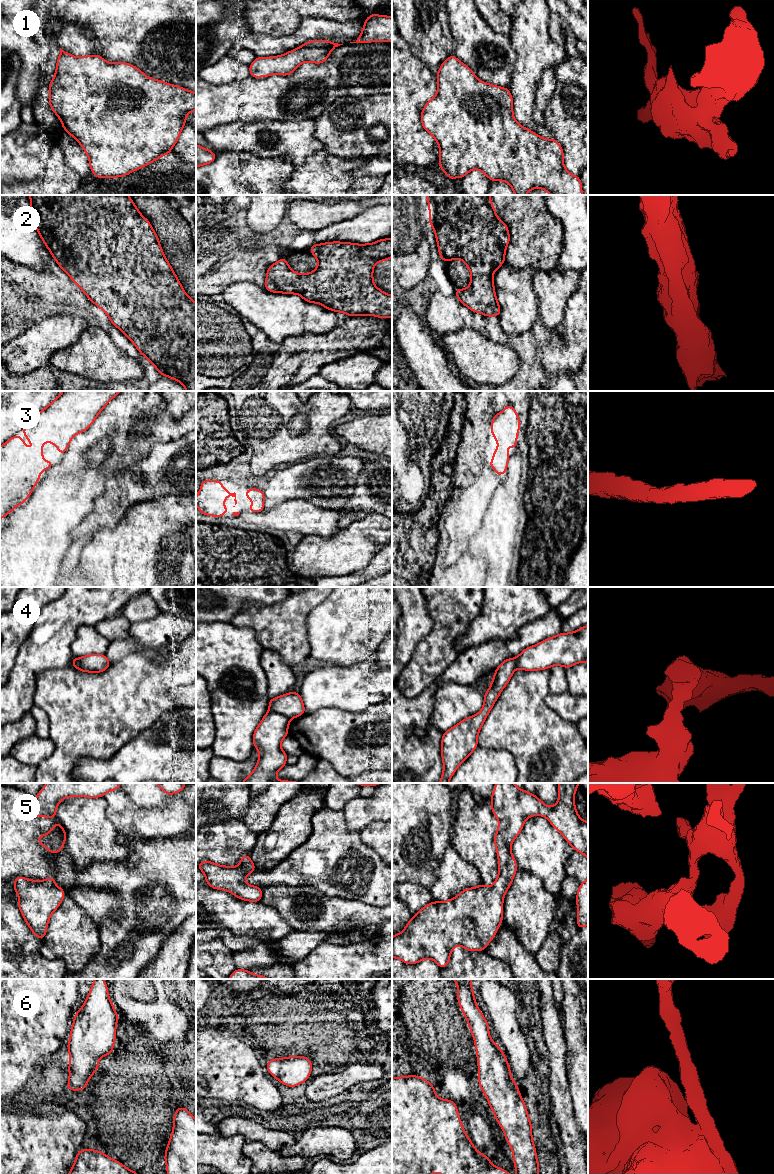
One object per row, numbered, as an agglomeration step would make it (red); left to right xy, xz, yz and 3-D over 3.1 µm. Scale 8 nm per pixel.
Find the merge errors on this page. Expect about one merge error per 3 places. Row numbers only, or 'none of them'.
4

